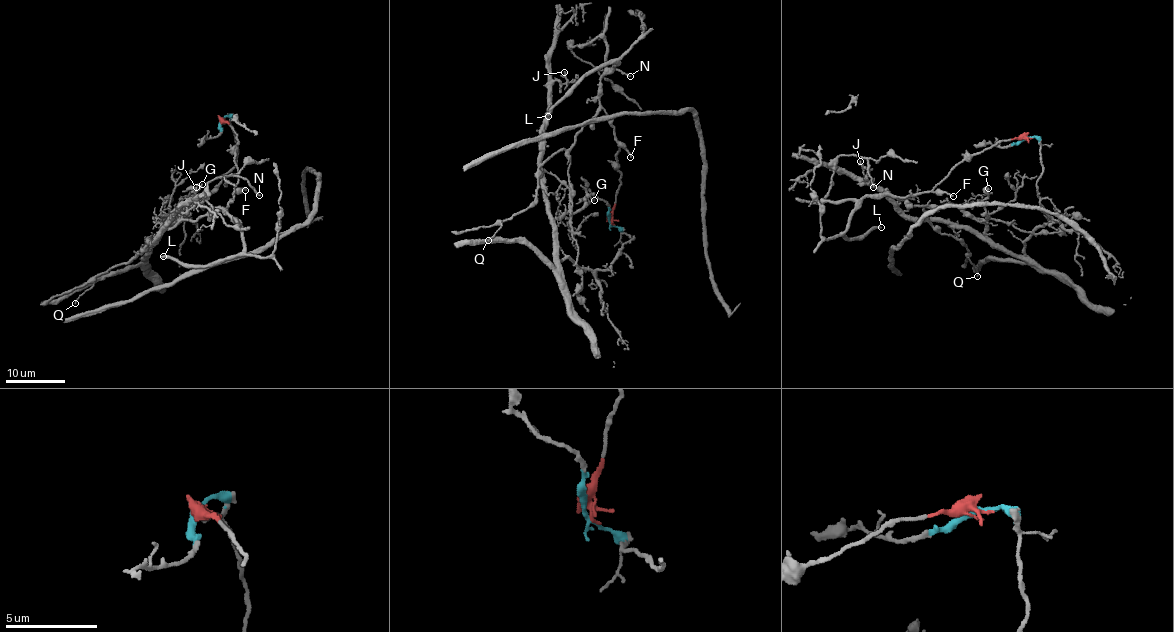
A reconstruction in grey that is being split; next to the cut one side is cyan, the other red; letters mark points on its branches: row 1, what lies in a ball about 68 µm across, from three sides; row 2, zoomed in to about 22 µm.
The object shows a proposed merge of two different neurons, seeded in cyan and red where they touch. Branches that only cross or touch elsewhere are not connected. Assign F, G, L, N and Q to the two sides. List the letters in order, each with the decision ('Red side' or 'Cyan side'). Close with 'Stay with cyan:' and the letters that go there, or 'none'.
F: Red side
G: Cyan side
L: Red side
N: Red side
Q: Red side
Stay with cyan: G

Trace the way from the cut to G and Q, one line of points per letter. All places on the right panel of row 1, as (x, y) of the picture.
G: (1027, 137), (1039, 141), (1037, 188), (1052, 218), (1024, 241), (1022, 257), (986, 235), (988, 188)
Q: (1027, 138), (1001, 140), (968, 155), (930, 190), (896, 197), (926, 207), (926, 220), (964, 243), (976, 276)

